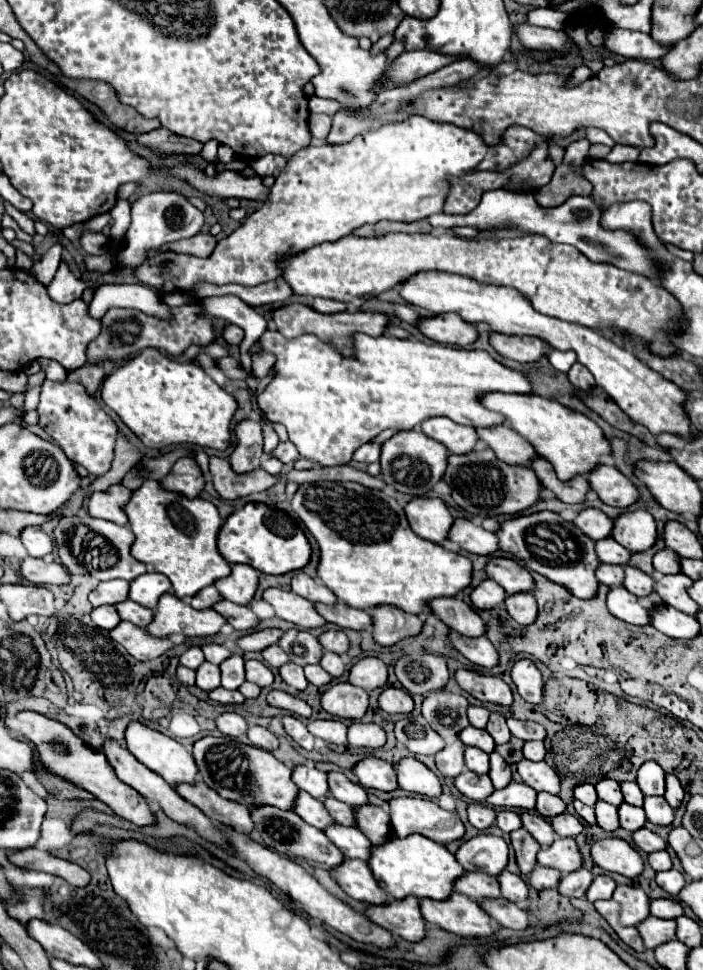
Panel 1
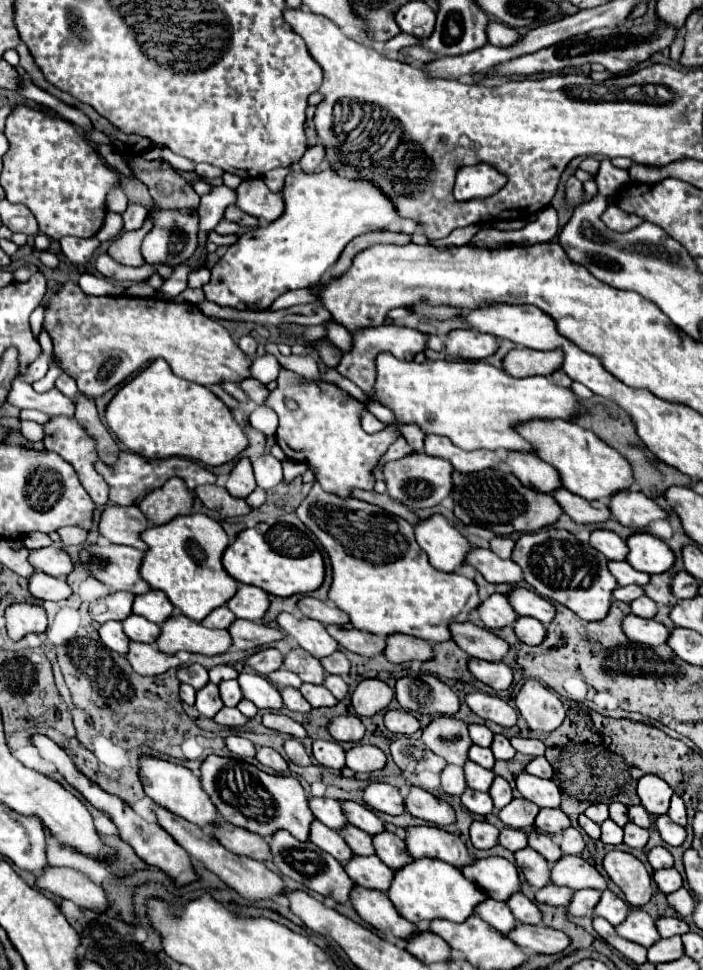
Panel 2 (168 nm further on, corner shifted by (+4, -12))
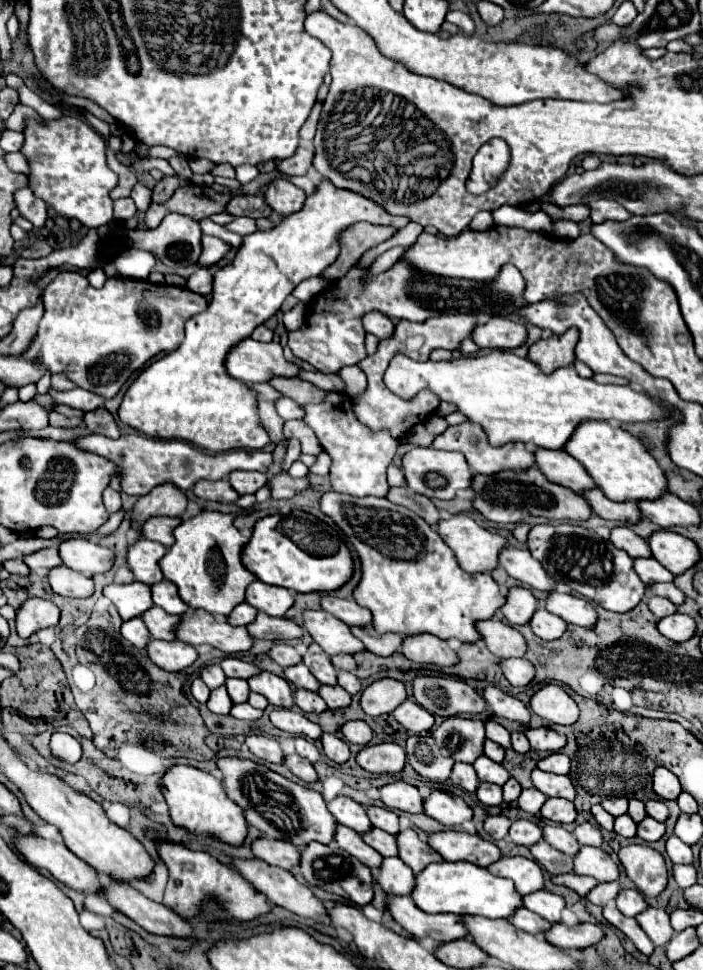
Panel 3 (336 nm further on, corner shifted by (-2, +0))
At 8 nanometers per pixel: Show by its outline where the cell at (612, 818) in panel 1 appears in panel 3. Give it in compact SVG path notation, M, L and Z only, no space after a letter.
M621 814L615 818L615 828L613 828L617 834L625 836L625 838L633 838L635 836L635 830L637 830L637 824L627 816L627 814Z

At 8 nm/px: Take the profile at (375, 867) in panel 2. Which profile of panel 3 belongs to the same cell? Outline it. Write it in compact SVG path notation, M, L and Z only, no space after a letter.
M397 856L383 858L377 882L387 894L409 896L409 886L413 886L413 870L405 866L405 862L401 862Z

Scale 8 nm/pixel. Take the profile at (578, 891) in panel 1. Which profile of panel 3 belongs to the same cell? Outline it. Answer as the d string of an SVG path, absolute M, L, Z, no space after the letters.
M603 882L603 884L597 884L585 898L597 906L605 906L607 902L611 902L615 898L615 894L621 890L619 882Z

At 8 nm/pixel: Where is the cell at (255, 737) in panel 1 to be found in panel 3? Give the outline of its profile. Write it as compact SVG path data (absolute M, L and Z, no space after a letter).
M287 754L287 756L283 758L283 762L285 762L285 766L287 766L295 776L299 776L301 780L305 780L305 782L315 782L315 780L317 780L317 774L315 774L311 762L305 760L305 758L301 758L299 754Z

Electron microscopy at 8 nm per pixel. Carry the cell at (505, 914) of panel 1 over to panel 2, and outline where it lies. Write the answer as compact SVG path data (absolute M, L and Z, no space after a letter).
M517 924L517 928L507 936L517 942L517 946L523 946L523 950L537 954L559 954L569 946L567 934L547 926Z

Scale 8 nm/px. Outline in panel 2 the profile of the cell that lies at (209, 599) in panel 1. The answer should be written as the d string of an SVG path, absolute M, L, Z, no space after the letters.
M221 606L217 610L213 610L201 624L205 628L229 628L233 622L235 622L235 614L227 608L227 606Z

